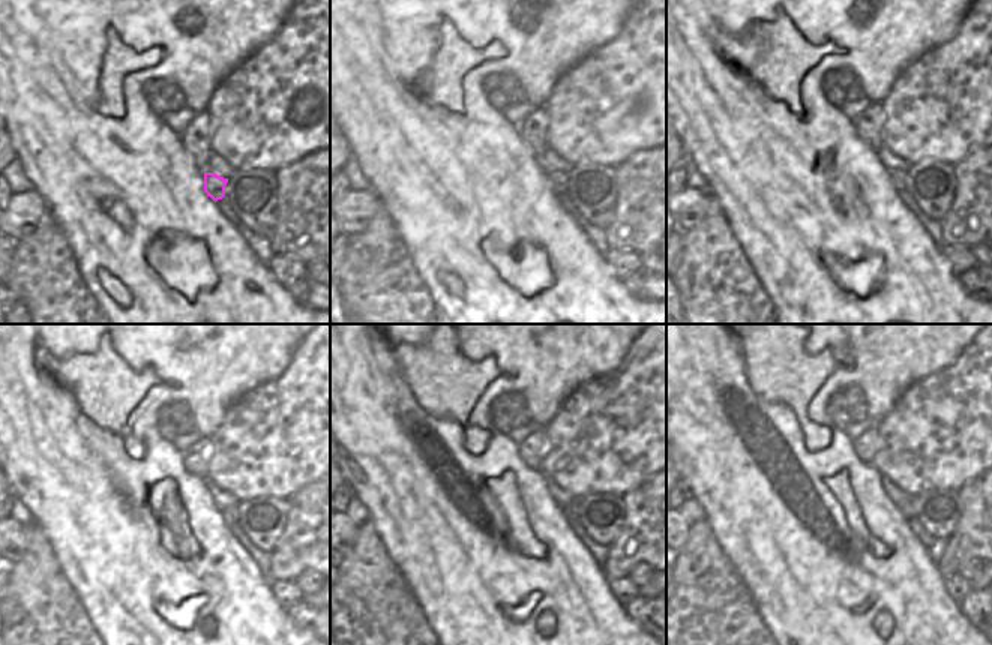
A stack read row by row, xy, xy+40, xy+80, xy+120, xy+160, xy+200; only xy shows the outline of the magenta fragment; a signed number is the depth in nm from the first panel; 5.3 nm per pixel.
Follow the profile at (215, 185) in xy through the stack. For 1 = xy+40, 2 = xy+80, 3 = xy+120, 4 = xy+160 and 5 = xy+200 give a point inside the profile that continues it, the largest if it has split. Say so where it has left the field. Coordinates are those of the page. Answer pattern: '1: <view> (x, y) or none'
1: xy+40 (557, 180)
2: xy+80 (898, 179)
3: xy+120 (228, 515)
4: xy+160 (571, 512)
5: xy+200 (908, 509)

